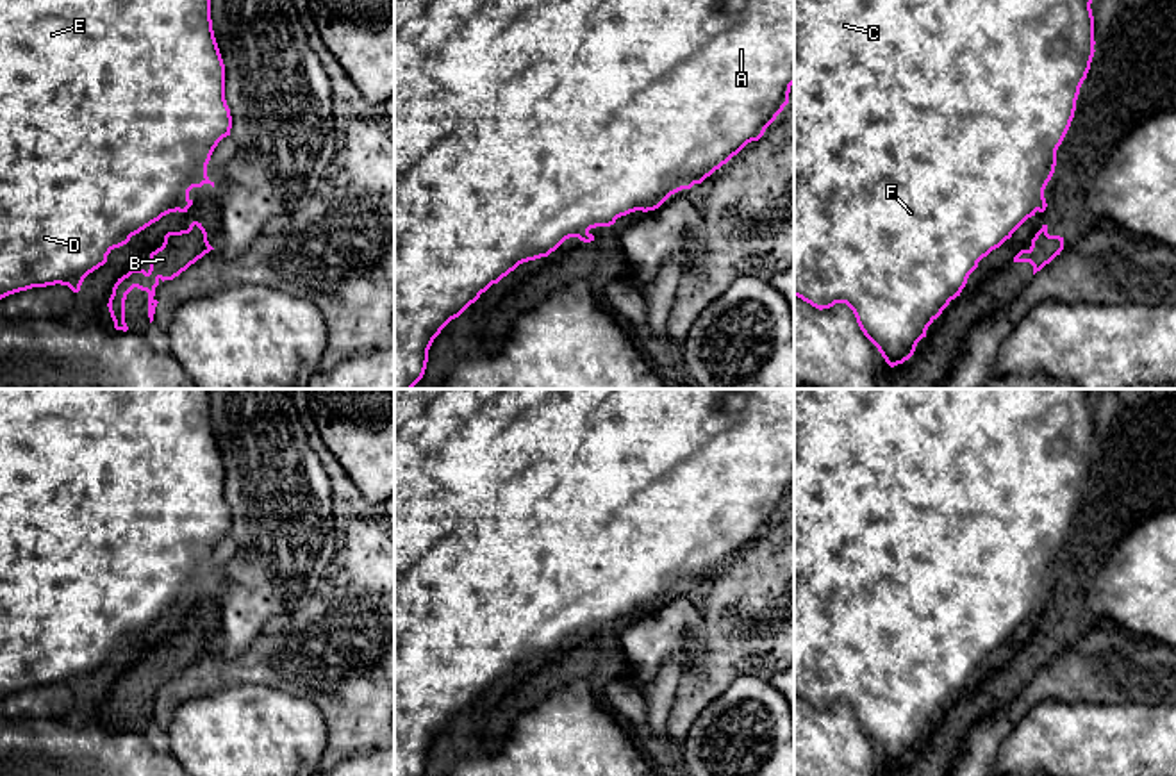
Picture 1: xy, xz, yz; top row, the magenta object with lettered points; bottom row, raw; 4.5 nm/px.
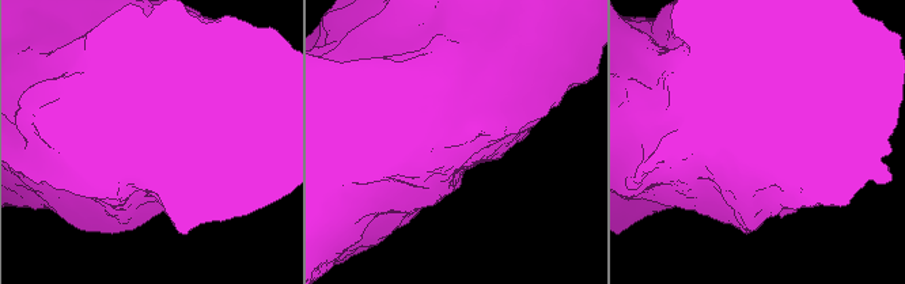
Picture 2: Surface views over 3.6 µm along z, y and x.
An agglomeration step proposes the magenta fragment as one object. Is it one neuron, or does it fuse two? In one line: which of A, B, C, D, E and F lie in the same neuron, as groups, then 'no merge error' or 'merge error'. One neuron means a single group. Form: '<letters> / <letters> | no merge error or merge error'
A C D E F / B | merge error

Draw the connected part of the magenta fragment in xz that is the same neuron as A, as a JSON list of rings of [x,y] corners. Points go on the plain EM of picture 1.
[[[394,389],[394,776],[423,776],[428,749],[441,730],[519,664],[548,656],[566,639],[596,626],[610,626],[630,612],[655,610],[671,594],[701,583],[748,542],[764,535],[789,503],[792,483],[794,389]]]

